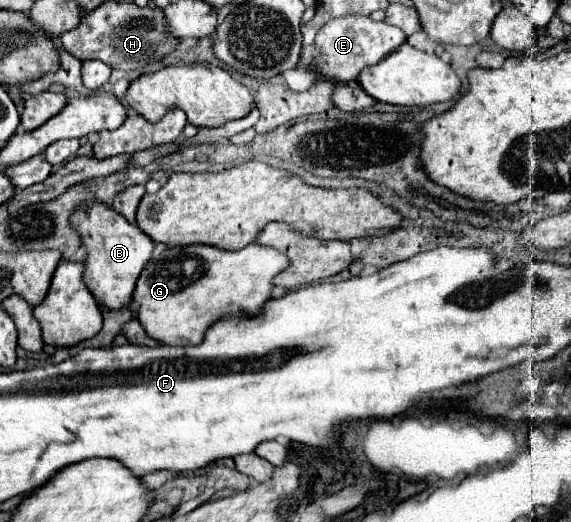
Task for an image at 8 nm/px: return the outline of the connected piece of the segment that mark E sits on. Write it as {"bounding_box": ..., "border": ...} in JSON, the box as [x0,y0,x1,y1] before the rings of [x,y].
{"bounding_box":[314,16,406,82],"border":[[[344,16],[330,20],[316,36],[316,46],[320,48],[318,58],[314,60],[314,70],[322,78],[332,78],[340,82],[356,80],[360,70],[370,64],[378,64],[384,56],[394,52],[402,42],[406,42],[400,28],[386,22],[374,22],[368,16]]]}

